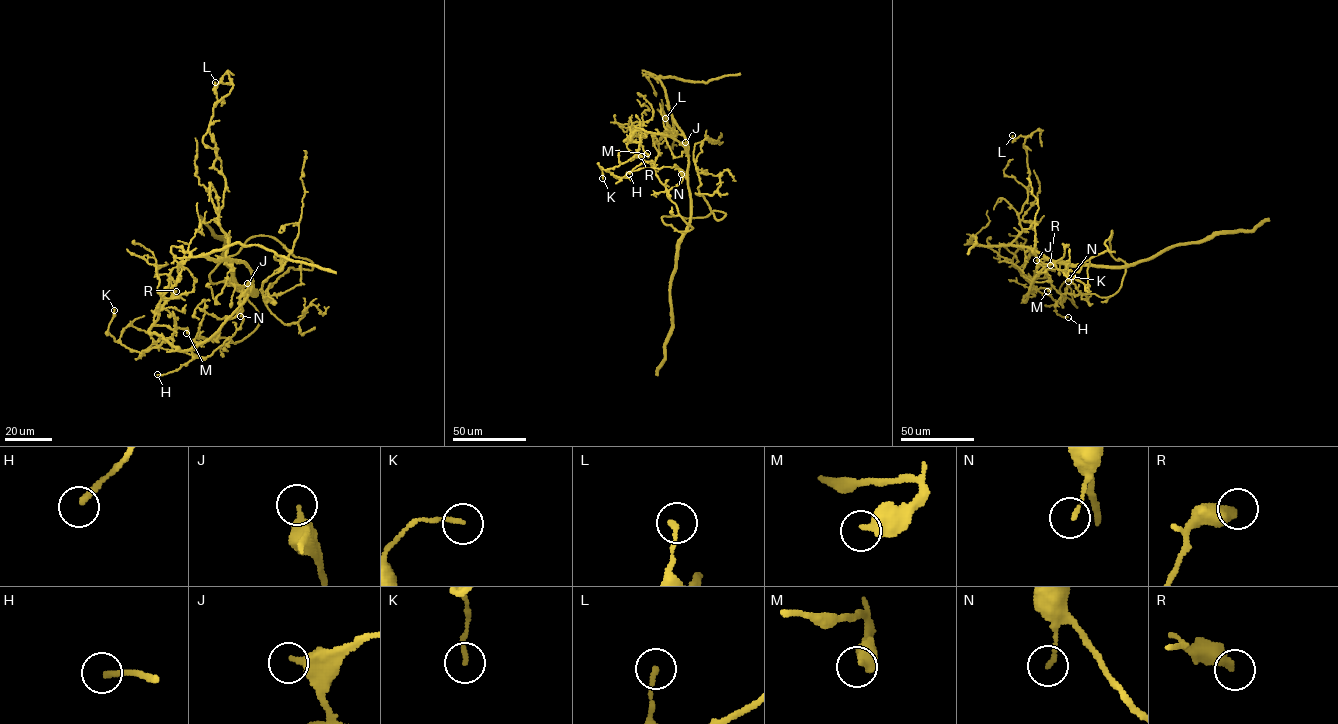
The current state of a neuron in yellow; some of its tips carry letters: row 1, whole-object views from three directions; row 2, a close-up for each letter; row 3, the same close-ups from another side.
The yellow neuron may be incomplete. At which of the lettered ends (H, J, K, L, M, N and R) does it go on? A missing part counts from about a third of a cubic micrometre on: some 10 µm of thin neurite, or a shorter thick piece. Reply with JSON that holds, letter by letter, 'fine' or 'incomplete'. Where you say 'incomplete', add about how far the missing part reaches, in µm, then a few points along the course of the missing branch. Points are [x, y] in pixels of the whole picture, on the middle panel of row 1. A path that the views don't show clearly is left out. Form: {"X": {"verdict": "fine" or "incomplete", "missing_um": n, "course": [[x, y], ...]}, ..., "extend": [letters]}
{"H": {"verdict": "fine"}, "J": {"verdict": "fine"}, "K": {"verdict": "fine"}, "L": {"verdict": "fine"}, "M": {"verdict": "fine"}, "N": {"verdict": "fine"}, "R": {"verdict": "fine"}, "extend": []}

